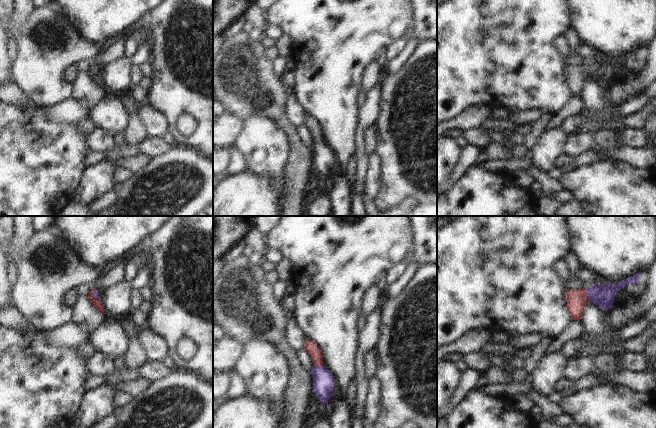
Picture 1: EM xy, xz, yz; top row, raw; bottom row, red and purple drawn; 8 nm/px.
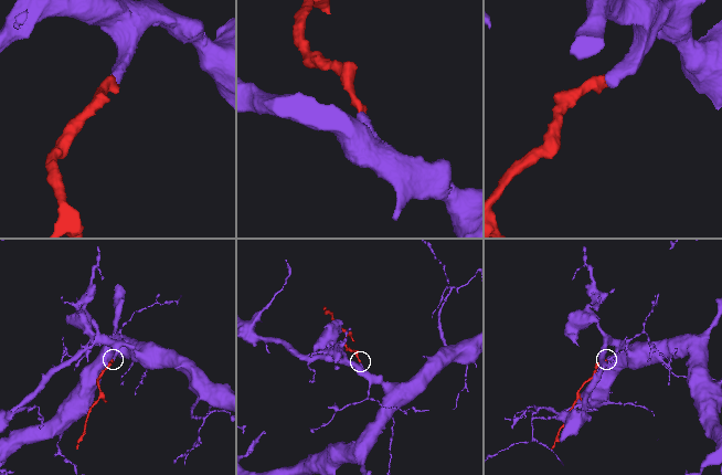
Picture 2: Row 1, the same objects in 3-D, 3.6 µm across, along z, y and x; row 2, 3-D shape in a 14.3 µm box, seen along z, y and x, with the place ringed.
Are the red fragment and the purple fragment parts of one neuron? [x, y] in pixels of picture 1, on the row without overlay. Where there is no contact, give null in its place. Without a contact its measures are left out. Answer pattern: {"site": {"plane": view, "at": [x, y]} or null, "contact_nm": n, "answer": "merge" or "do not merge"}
{"site": {"plane": "yz", "at": [586, 70]}, "contact_nm": 120, "answer": "merge"}

